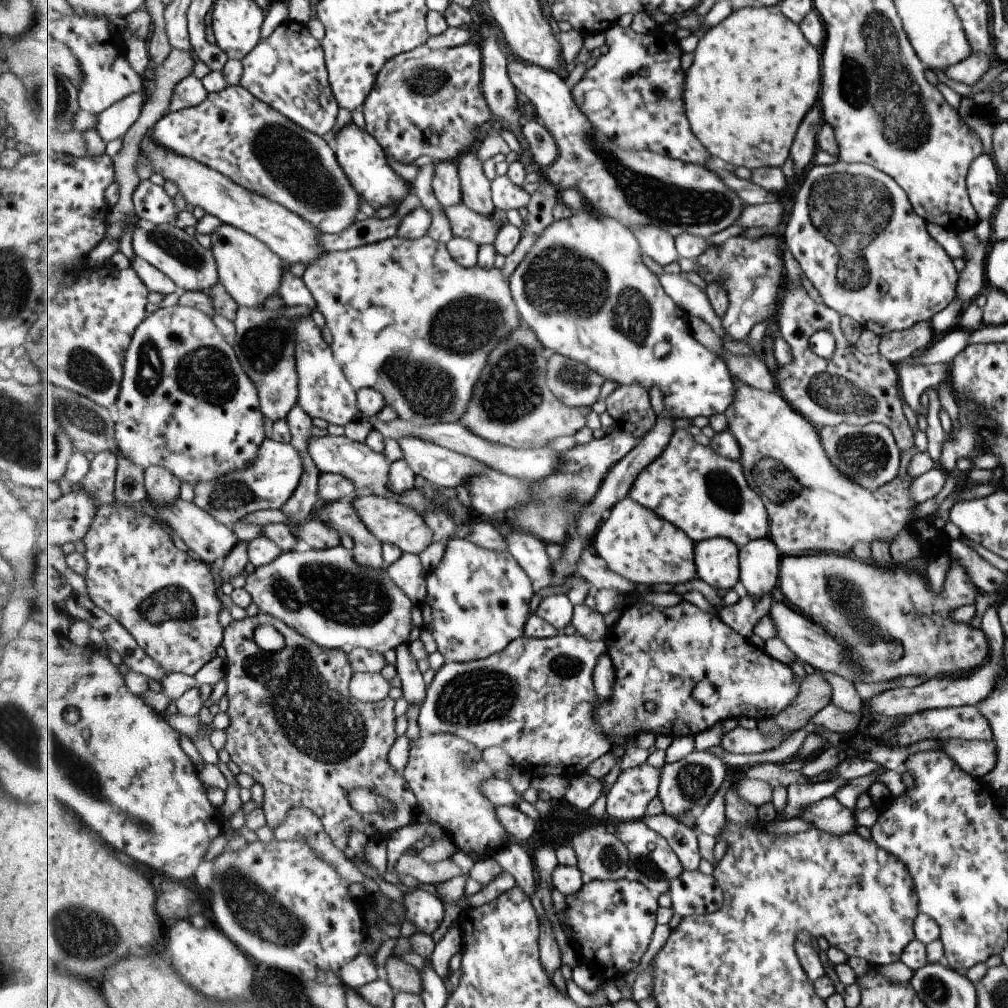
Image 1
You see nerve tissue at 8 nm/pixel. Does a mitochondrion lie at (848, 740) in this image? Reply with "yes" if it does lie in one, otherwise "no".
no

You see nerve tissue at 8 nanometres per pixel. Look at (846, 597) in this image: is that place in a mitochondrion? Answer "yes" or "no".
yes

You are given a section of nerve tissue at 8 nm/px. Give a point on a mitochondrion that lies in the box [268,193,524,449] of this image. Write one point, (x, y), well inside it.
(473, 322)

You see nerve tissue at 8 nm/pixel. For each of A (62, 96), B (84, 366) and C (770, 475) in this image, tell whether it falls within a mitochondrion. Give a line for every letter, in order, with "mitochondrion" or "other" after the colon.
A: mitochondrion
B: mitochondrion
C: mitochondrion

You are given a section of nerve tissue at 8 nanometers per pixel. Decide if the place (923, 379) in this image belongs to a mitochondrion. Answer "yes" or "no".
no

